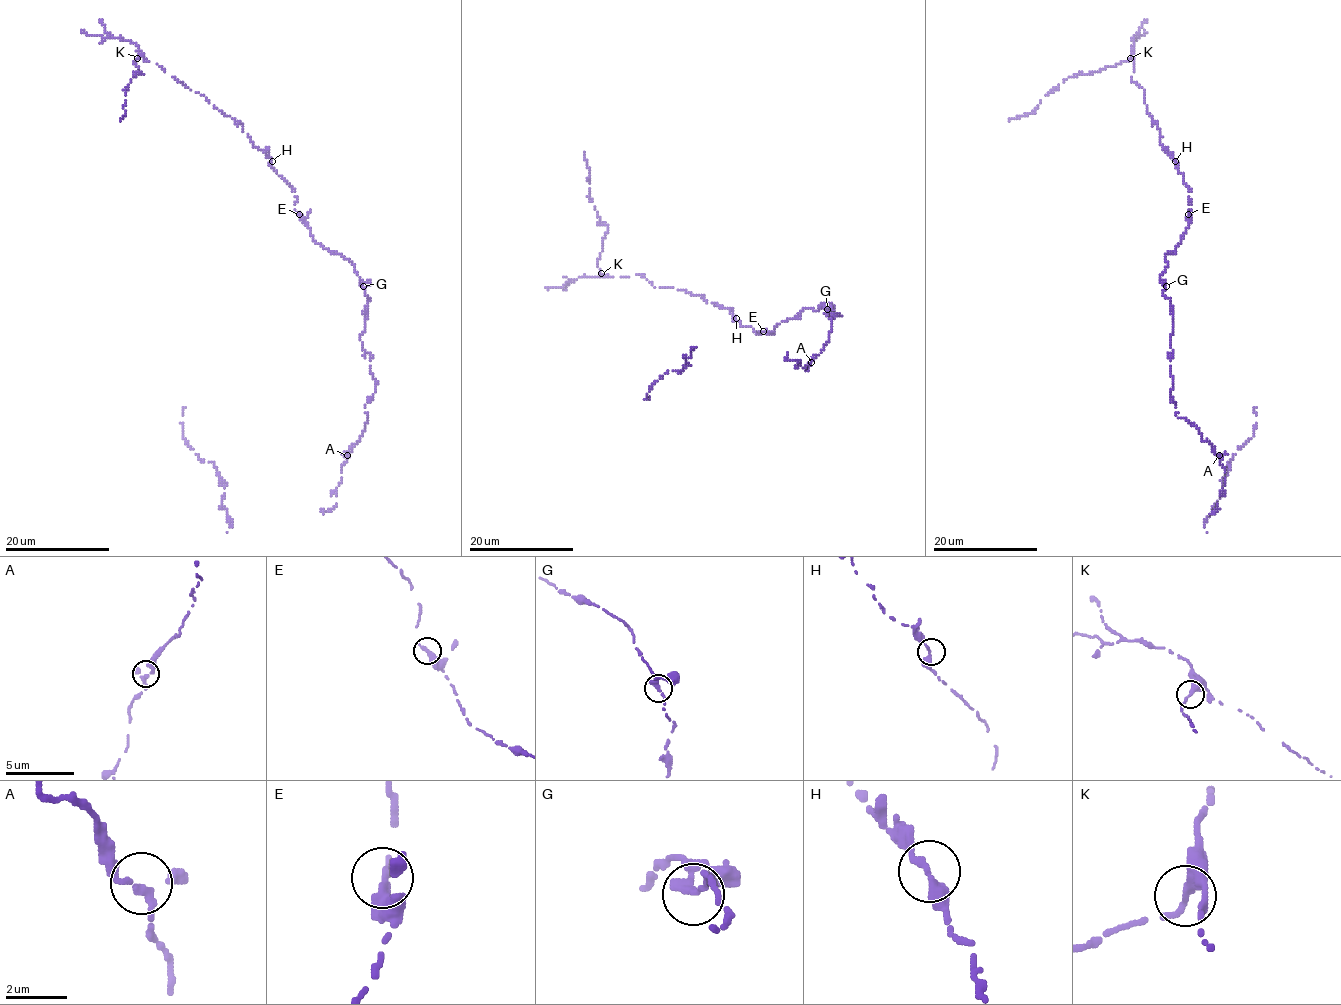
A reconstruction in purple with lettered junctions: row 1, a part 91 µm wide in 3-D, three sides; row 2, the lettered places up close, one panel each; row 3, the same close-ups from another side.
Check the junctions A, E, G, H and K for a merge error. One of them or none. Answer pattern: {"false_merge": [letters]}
{"false_merge": ["K"]}

